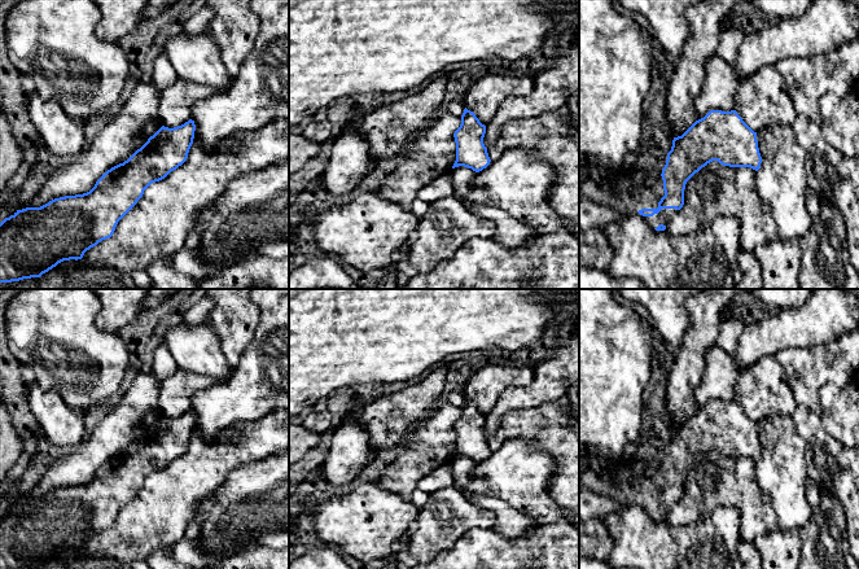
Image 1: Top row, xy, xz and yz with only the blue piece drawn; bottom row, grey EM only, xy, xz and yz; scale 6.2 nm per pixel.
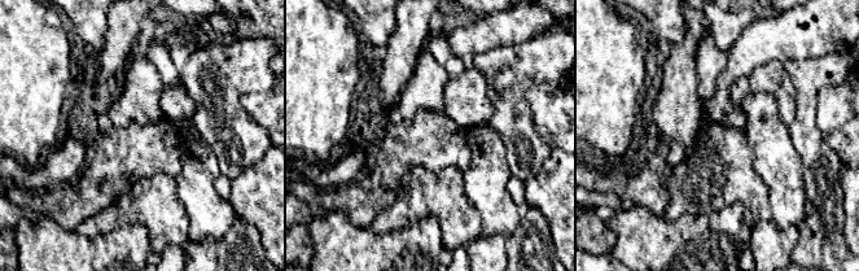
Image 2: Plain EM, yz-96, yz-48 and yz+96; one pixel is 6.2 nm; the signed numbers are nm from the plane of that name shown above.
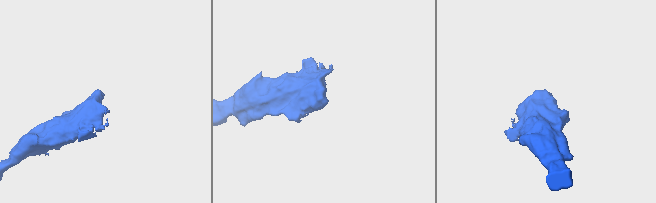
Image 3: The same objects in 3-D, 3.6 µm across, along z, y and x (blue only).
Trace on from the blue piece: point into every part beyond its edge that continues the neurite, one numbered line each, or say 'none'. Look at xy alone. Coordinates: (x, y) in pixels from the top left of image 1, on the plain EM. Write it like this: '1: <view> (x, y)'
none

